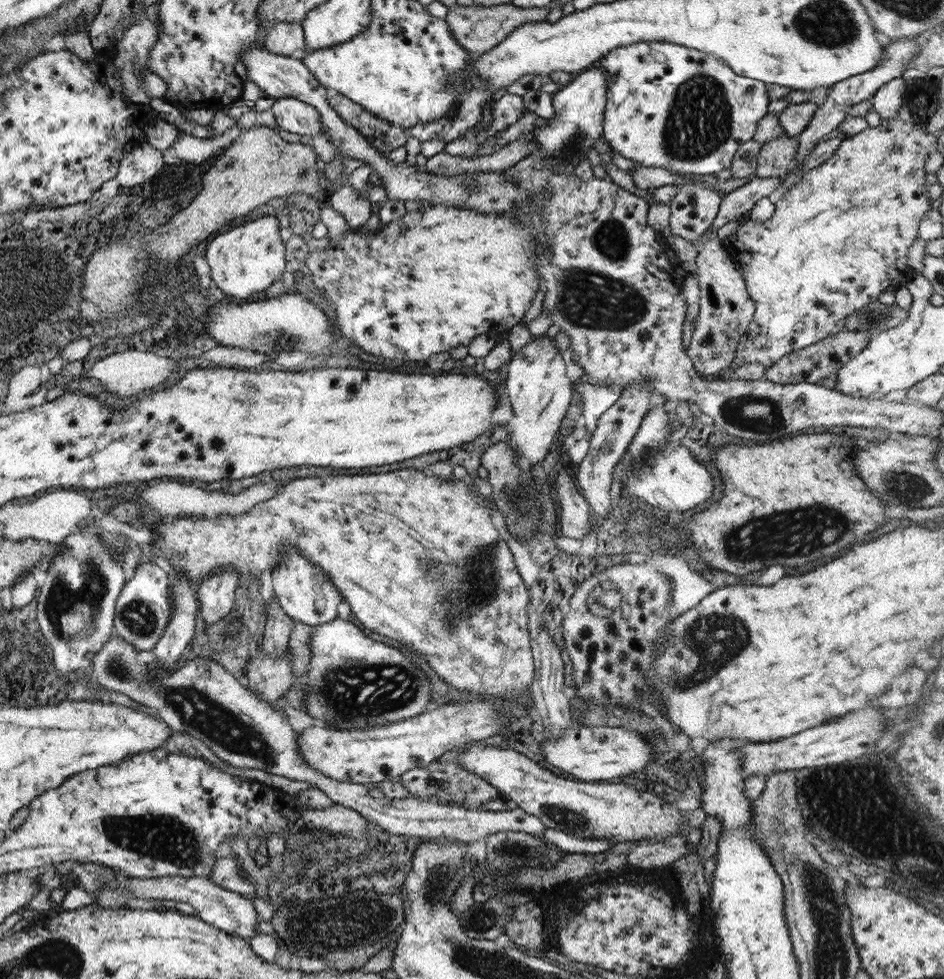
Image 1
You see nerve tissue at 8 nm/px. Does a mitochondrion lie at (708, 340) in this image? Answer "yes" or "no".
no

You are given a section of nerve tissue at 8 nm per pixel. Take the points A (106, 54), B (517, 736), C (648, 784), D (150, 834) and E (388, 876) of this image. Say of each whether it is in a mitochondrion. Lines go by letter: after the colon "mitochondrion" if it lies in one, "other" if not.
A: other
B: other
C: other
D: mitochondrion
E: other

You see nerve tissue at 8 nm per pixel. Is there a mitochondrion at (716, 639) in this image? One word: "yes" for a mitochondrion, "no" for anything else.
yes

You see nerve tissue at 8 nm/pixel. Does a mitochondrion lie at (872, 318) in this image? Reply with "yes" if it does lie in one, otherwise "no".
yes

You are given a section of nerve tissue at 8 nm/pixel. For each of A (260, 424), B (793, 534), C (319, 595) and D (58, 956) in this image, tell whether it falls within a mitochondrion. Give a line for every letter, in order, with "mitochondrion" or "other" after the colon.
A: other
B: mitochondrion
C: other
D: mitochondrion

